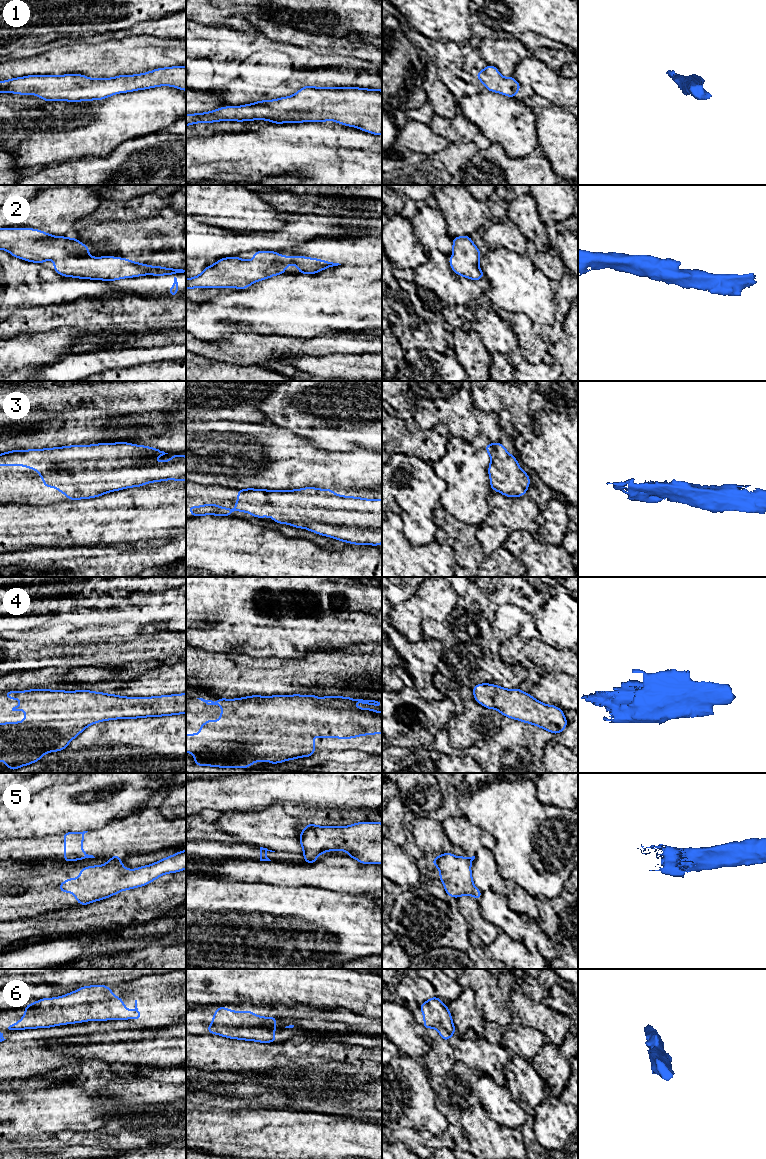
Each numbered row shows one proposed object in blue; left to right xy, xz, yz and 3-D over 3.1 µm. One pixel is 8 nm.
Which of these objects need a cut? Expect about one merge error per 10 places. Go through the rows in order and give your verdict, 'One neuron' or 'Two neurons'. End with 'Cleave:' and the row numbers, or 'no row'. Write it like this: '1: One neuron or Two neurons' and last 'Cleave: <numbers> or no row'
1: One neuron
2: One neuron
3: One neuron
4: One neuron
5: Two neurons
6: One neuron
Cleave: 5

